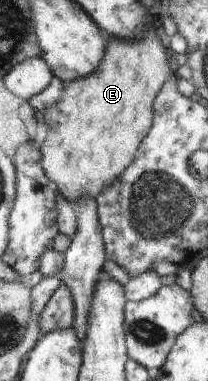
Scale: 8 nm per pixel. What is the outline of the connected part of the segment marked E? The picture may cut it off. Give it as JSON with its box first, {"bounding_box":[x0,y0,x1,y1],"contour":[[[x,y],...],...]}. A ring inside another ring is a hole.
{"bounding_box":[40,28,172,205],"contour":[[[154,28],[146,32],[142,40],[124,40],[113,36],[111,39],[97,70],[90,76],[65,82],[62,100],[43,112],[45,122],[40,138],[41,166],[55,192],[60,192],[73,205],[78,204],[84,194],[96,199],[100,192],[110,188],[128,165],[134,162],[136,149],[148,134],[153,121],[154,99],[162,84],[172,74],[166,48],[162,46],[162,40],[154,32]]]}

